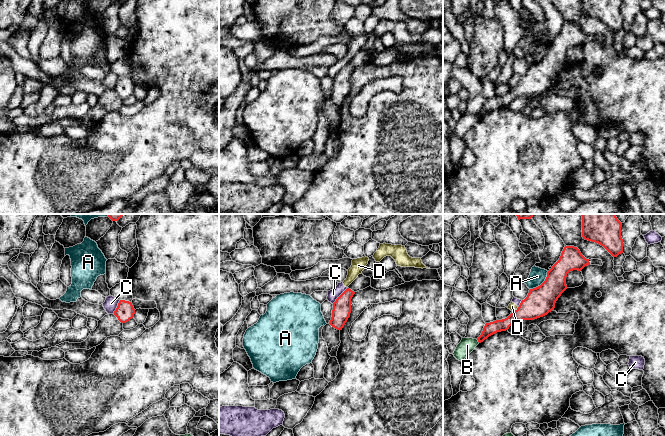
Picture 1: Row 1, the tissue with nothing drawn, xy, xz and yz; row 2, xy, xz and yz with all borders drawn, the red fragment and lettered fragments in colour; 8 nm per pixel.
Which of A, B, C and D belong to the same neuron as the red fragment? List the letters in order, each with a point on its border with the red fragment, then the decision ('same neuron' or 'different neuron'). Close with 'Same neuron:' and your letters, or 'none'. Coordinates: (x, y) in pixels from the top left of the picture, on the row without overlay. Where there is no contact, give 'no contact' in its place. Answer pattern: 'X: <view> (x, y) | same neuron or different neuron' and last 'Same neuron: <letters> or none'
A: yz (542, 59) | different neuron
B: yz (478, 117) | different neuron
C: xz (339, 72) | different neuron
D: yz (515, 86) | different neuron
Same neuron: none

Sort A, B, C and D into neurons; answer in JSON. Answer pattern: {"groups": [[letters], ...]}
{"groups": [["A"], ["B"], ["C"], ["D"]]}

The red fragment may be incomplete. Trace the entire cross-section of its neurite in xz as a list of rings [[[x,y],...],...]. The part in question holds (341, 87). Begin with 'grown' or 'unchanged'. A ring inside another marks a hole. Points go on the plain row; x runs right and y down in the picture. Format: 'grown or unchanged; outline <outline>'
unchanged; outline [[[347,64],[333,79],[330,101],[337,106],[342,106],[351,89],[351,75],[354,67]]]

